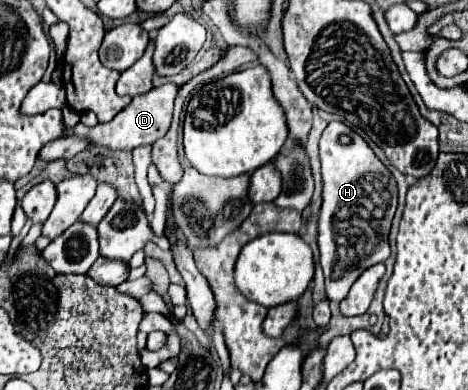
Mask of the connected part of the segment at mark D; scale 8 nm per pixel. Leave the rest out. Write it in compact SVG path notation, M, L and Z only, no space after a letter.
M164 84L164 86L152 88L146 94L134 96L132 102L114 116L114 120L110 120L106 124L96 124L94 128L88 128L80 122L74 128L74 134L90 140L92 146L106 146L112 150L134 150L138 146L154 144L158 138L162 138L168 132L168 128L172 124L172 108L174 108L174 98L176 98L178 90L180 90L180 86L176 86L176 84Z

